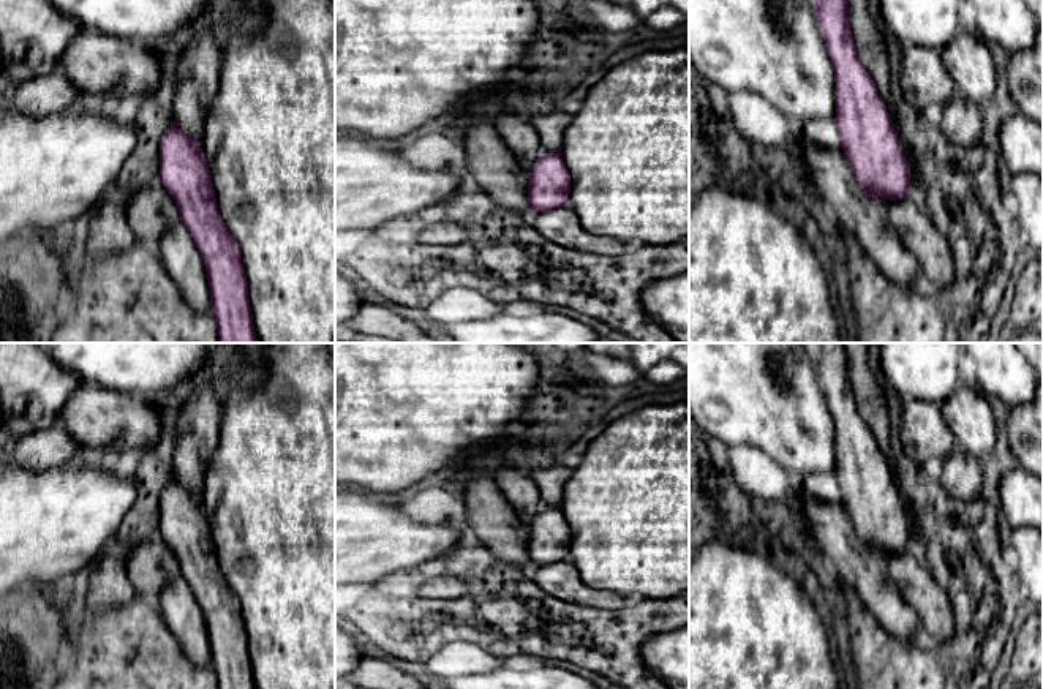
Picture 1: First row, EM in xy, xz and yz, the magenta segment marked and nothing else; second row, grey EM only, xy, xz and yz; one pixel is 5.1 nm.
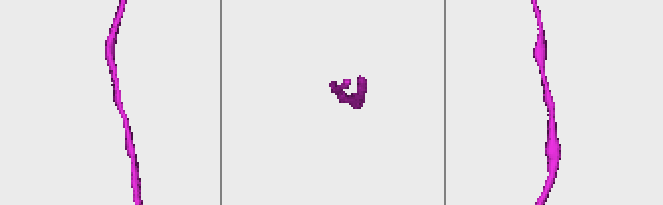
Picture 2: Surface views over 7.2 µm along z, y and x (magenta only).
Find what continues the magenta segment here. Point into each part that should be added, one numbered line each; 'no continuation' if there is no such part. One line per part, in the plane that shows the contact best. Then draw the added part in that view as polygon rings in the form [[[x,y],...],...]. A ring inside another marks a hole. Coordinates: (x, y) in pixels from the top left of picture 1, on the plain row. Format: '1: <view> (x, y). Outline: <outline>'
1: yz (868, 394). Outline: [[[844,343],[844,346],[849,357],[849,378],[858,412],[871,428],[893,476],[896,458],[891,450],[890,409],[883,389],[877,384],[868,362],[868,343]]]

